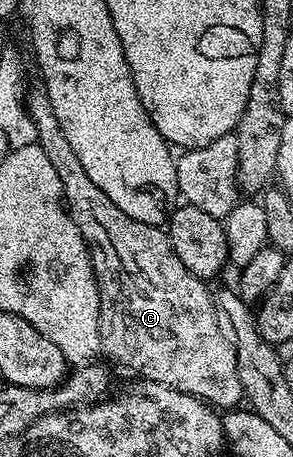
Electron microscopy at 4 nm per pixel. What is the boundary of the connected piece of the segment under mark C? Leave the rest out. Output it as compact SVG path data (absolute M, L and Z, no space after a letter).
M31 90L26 96L26 108L36 125L38 146L44 149L44 153L48 153L48 161L52 161L52 165L56 165L56 173L62 182L64 203L70 212L70 217L80 229L82 236L85 237L86 246L90 248L90 260L94 266L94 273L98 276L98 292L100 293L100 321L98 322L98 328L100 329L100 345L102 346L101 354L103 356L107 355L114 363L123 363L128 370L135 371L138 374L135 376L141 377L145 382L159 383L165 387L183 391L186 395L195 395L196 398L209 403L215 409L233 408L237 404L234 402L240 399L242 395L242 386L238 376L238 362L236 361L236 349L234 348L233 338L228 334L227 328L220 318L215 296L212 294L212 291L210 295L209 289L206 288L209 286L203 280L197 279L184 263L180 261L180 257L176 257L174 246L170 243L170 236L162 227L153 227L144 221L136 221L132 217L128 217L128 213L124 213L124 209L117 207L112 201L112 197L108 197L108 193L104 193L104 189L92 185L92 177L88 177L88 173L84 173L80 160L76 158L76 153L72 153L72 145L68 145L68 137L64 137L64 129L60 129L60 121L56 121L56 113L52 113L52 105L45 90Z

